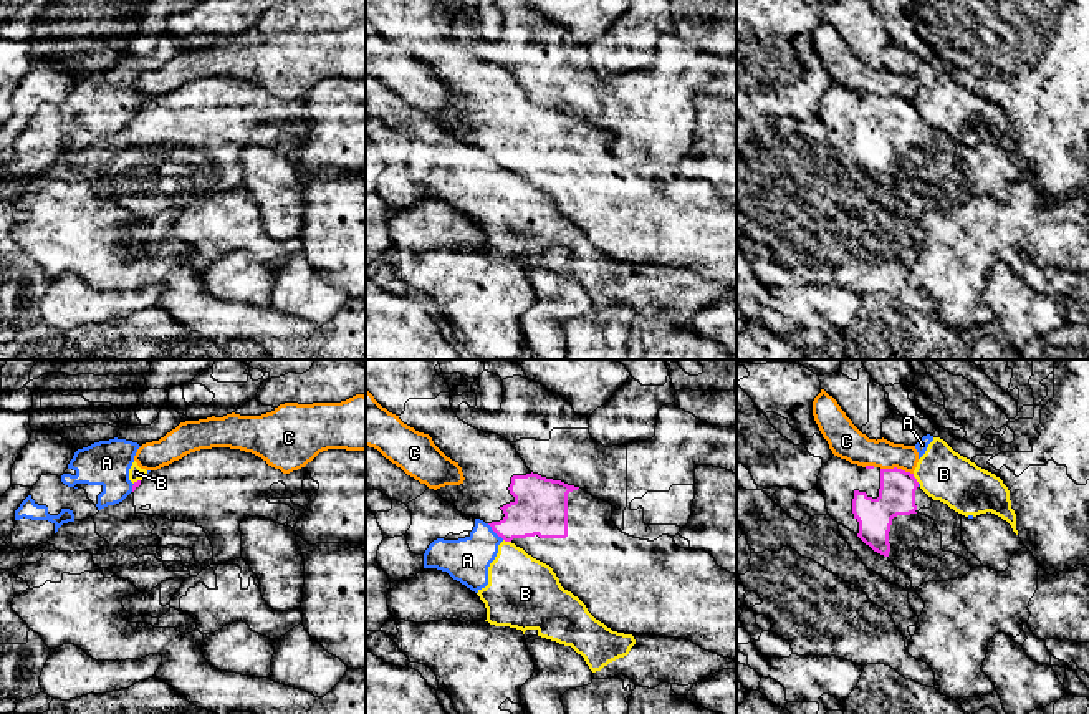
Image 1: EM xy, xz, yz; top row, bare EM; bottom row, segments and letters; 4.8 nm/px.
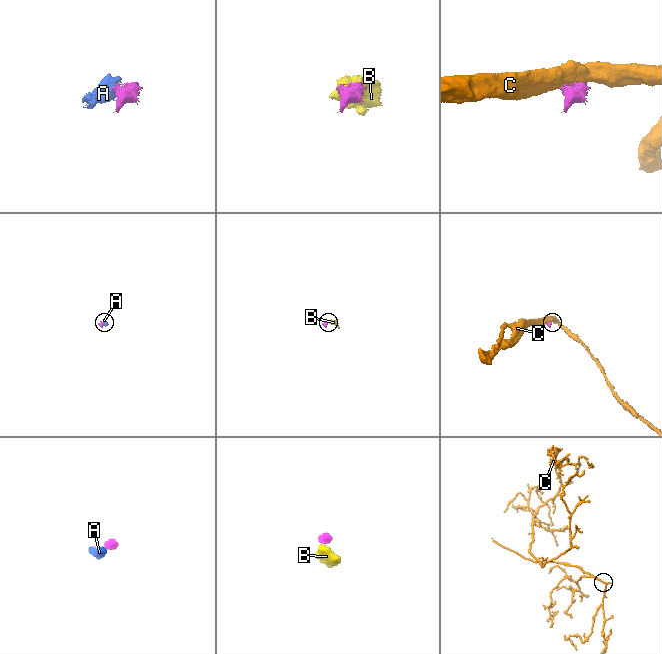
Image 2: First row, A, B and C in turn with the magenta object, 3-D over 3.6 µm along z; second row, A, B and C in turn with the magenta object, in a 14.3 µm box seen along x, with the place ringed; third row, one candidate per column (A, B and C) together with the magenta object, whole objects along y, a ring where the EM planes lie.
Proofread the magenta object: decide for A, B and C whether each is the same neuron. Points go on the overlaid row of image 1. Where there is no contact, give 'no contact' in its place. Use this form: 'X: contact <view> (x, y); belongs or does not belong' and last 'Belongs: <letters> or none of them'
A: contact xz (495, 532); does not belong
B: contact yz (916, 479); does not belong
C: contact yz (896, 467); does not belong
Belongs: none of them

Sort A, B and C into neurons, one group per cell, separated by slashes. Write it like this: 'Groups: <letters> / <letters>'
Groups: A B / C

